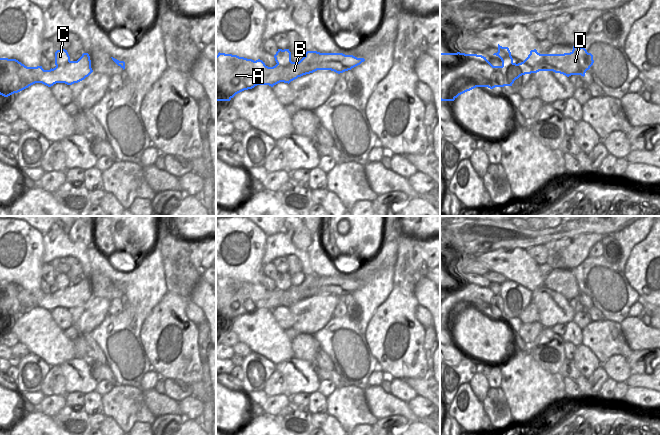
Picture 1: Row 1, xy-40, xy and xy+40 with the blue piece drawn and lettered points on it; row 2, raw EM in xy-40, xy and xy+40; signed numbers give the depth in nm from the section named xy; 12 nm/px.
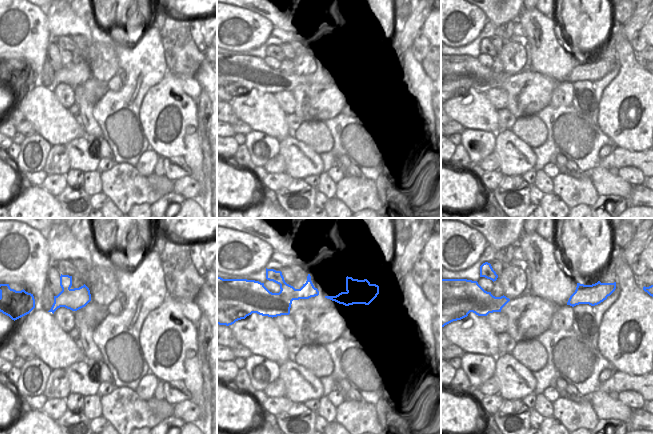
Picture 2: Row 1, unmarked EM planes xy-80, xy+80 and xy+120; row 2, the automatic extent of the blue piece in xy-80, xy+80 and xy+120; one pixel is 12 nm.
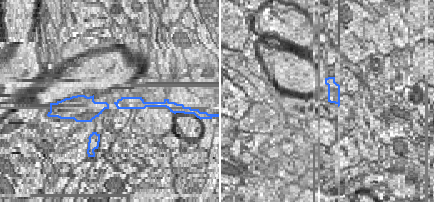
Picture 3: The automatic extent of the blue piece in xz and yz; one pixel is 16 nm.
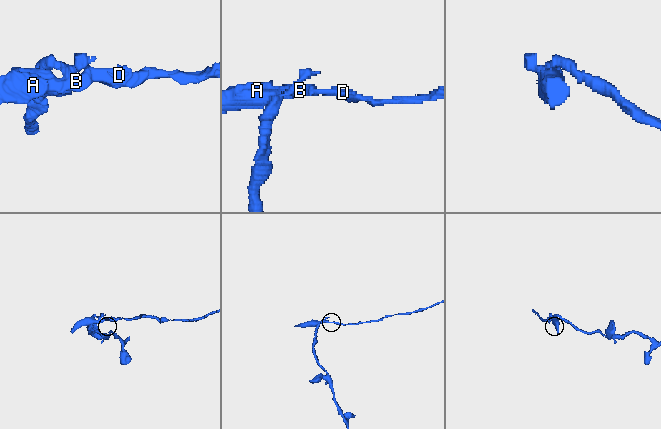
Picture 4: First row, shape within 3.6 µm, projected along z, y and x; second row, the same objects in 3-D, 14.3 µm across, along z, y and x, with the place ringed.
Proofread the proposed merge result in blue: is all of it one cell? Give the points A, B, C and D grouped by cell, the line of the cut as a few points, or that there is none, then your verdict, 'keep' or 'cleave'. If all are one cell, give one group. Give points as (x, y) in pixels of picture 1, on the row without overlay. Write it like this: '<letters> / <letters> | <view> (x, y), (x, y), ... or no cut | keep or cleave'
A B D / C | xy (291, 285), (286, 289), (276, 288) | cleave

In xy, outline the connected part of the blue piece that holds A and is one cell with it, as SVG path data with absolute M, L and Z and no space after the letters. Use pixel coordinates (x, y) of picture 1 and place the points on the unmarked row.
M307 275L299 286L268 291L260 283L254 285L219 276L216 280L216 325L230 325L236 318L257 309L273 311L280 306L289 308L317 294L331 294L340 298L364 285L364 282L343 277Z

